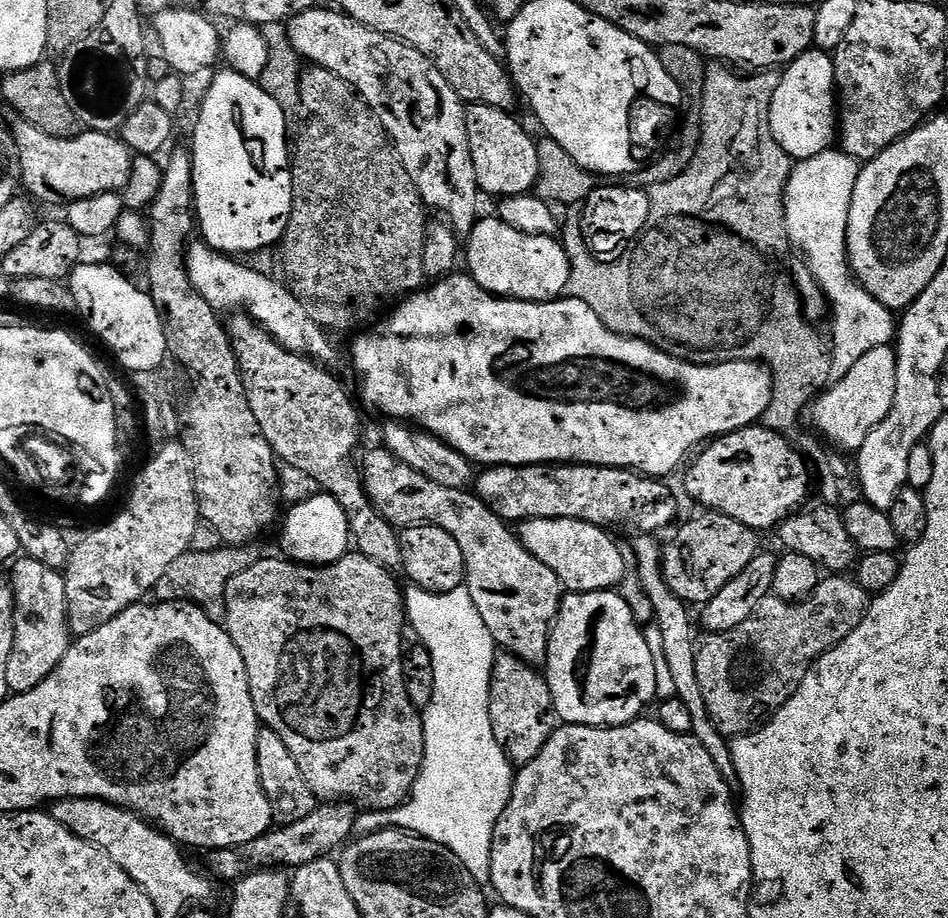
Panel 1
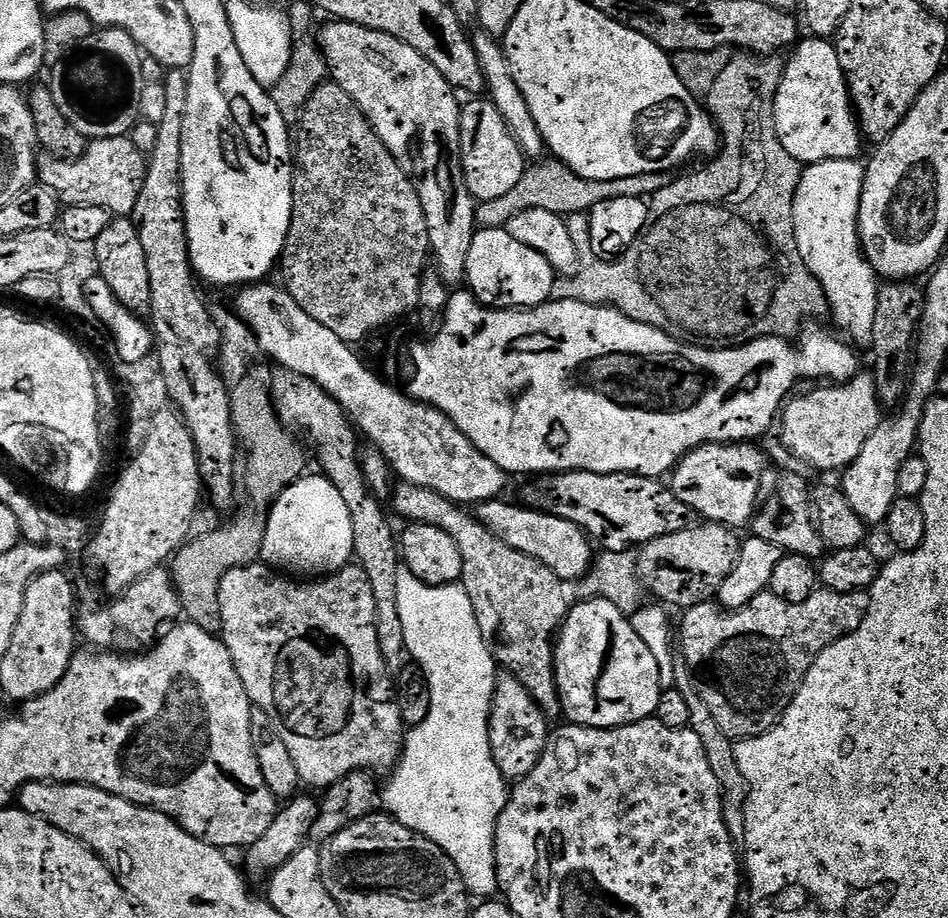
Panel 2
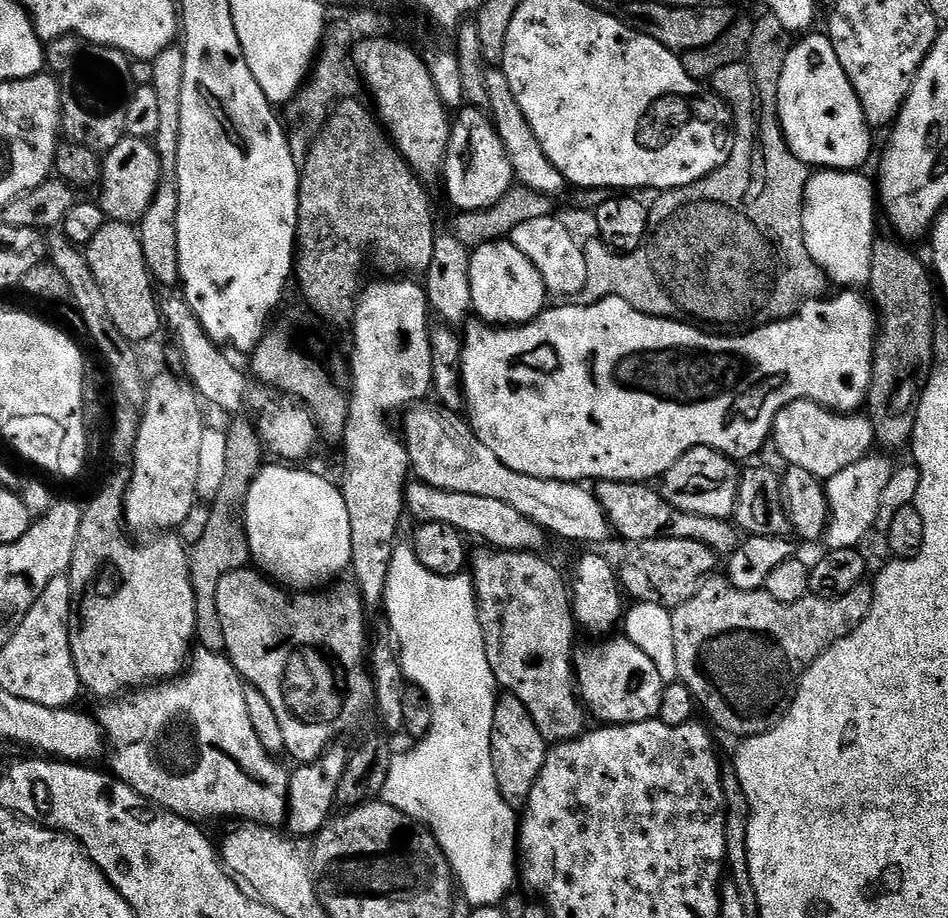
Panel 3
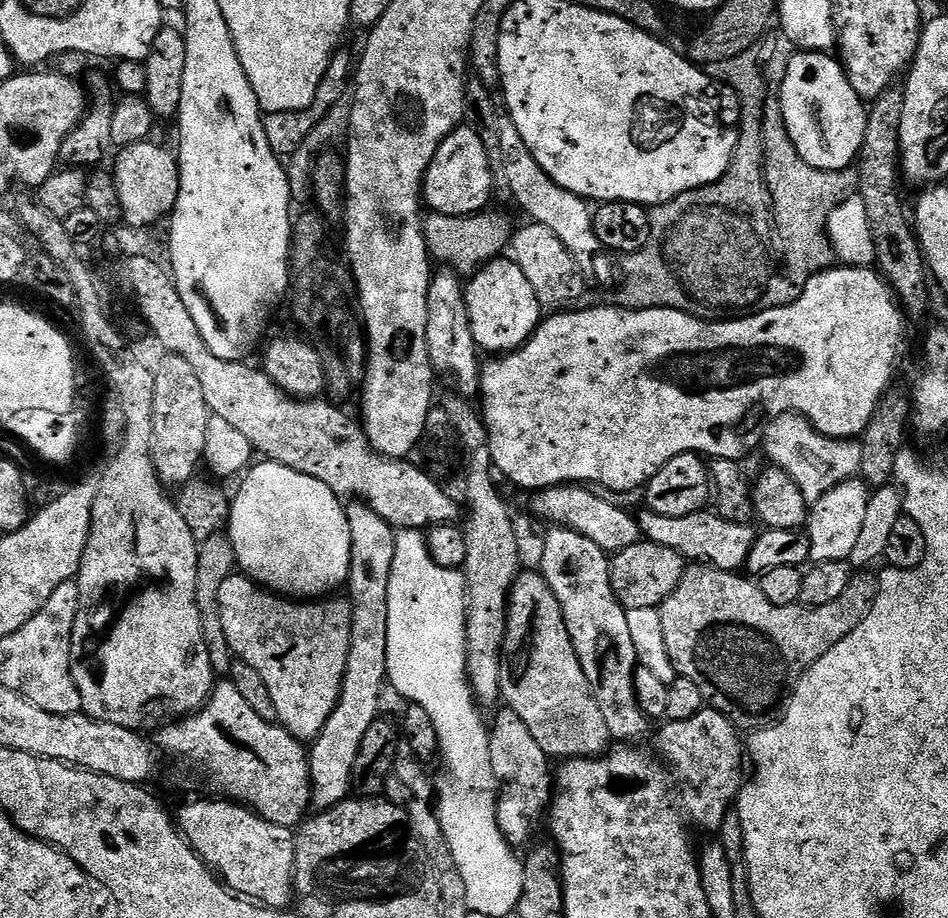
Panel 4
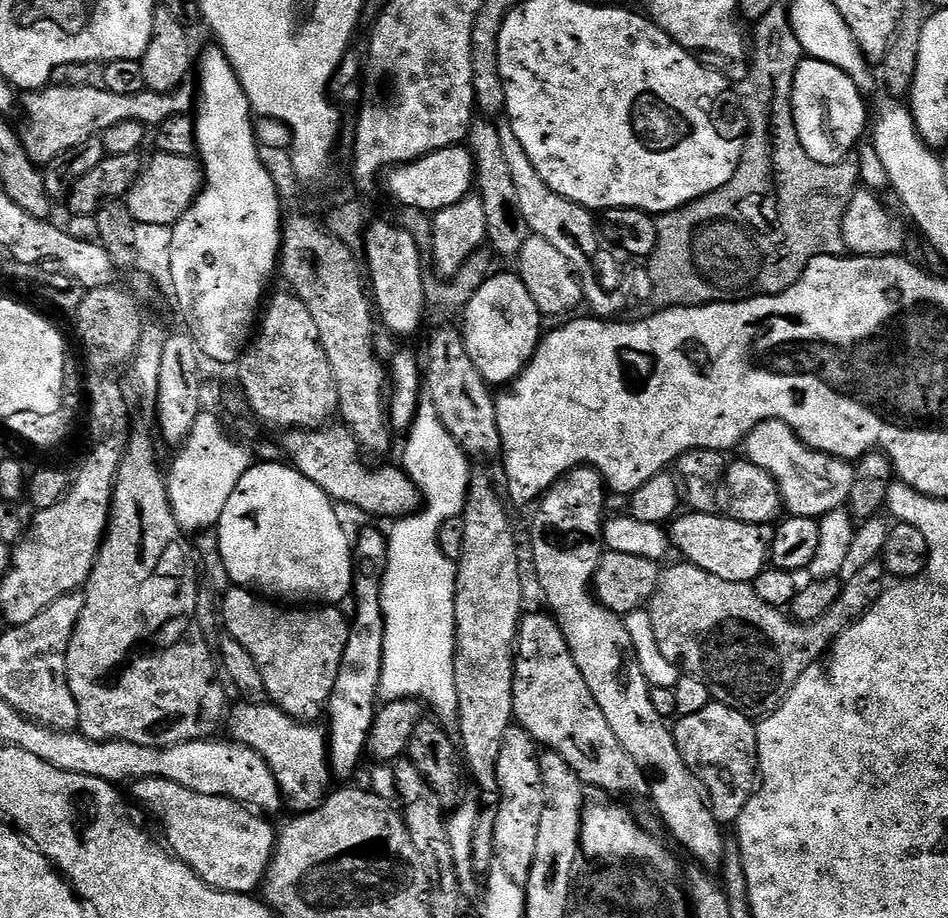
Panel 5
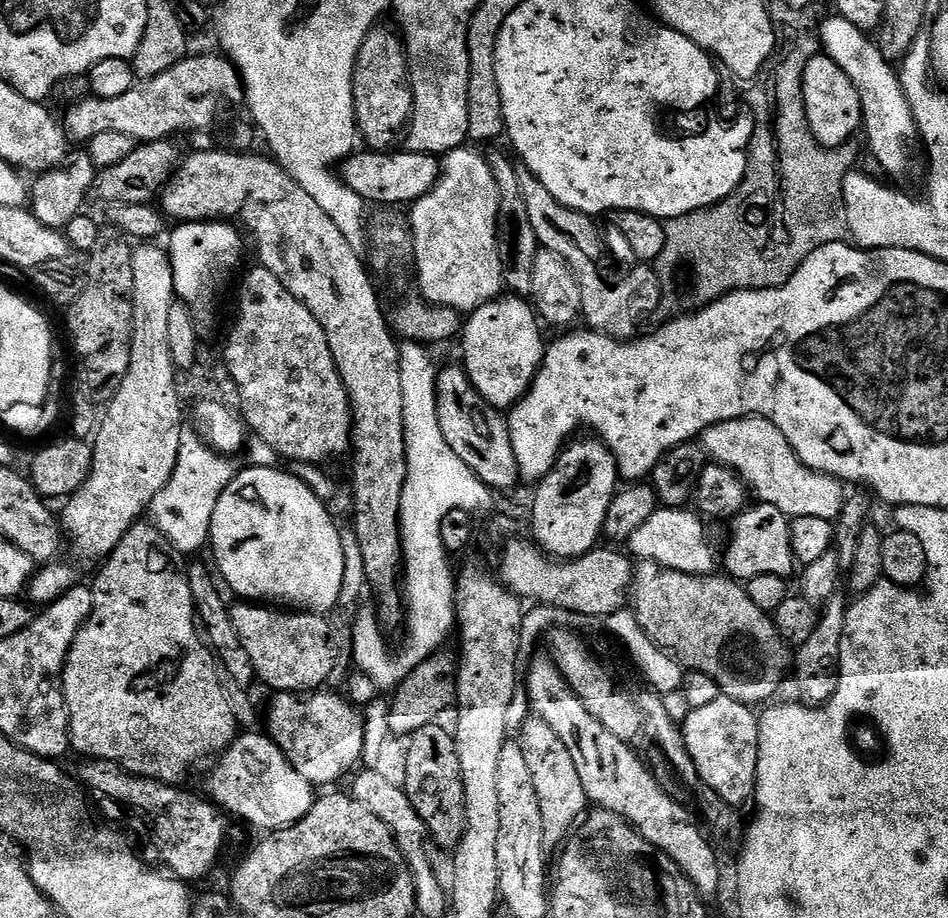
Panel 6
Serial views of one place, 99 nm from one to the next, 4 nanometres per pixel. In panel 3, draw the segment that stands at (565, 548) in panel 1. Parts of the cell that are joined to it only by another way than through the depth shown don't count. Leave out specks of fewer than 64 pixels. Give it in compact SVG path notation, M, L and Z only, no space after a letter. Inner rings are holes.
M412 482L405 491L404 502L407 515L413 516L416 522L442 522L446 526L454 526L465 537L477 536L484 540L480 542L496 550L539 553L546 538L545 530L535 521L514 510L514 506L498 502L498 498L478 498L478 494L458 494L450 490L438 490L429 484Z

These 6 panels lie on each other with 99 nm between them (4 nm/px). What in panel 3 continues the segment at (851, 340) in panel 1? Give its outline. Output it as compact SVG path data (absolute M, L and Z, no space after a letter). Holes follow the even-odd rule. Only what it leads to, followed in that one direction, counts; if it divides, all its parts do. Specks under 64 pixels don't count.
M860 170L813 171L804 195L802 230L806 250L829 281L845 280L843 287L848 290L859 289L870 278L872 247L878 238L878 196L873 181L871 184L864 174Z

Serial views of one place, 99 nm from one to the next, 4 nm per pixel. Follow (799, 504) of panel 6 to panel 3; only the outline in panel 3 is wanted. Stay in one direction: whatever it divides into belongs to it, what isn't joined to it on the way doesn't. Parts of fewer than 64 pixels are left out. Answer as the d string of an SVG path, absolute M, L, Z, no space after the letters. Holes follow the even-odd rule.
M790 400L775 413L770 440L776 443L785 465L802 466L802 470L810 470L810 474L826 482L838 470L846 470L846 466L854 466L854 462L869 455L876 435L867 415L834 412L813 400Z

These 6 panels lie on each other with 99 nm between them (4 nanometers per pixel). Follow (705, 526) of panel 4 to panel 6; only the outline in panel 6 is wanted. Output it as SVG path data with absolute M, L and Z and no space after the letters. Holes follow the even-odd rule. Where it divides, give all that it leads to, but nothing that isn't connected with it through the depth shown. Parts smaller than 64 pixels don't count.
M757 503L755 507L749 507L731 521L732 537L728 540L728 549L722 552L723 571L737 582L746 582L762 574L791 577L792 568L797 567L796 555L790 542L792 520L782 514L778 506Z

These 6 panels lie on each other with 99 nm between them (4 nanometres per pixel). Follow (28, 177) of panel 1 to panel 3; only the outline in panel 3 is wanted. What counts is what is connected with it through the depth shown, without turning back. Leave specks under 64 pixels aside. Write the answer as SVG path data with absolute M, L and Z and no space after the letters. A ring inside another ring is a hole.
M133 136L120 140L102 160L98 203L109 220L133 226L139 225L160 185L160 159L155 147L147 140Z

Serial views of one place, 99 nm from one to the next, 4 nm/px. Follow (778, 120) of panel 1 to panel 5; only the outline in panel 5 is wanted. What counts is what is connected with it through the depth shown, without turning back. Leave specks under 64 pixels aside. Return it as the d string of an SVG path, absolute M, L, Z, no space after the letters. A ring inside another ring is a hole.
M811 58L801 60L794 74L792 113L798 130L798 138L806 150L806 154L810 154L810 158L814 162L841 164L843 160L847 160L853 155L852 147L859 142L863 132L865 135L870 124L870 108L868 112L864 100L866 100L865 93L860 91L860 87L846 73L838 70L838 66L830 66L830 62Z

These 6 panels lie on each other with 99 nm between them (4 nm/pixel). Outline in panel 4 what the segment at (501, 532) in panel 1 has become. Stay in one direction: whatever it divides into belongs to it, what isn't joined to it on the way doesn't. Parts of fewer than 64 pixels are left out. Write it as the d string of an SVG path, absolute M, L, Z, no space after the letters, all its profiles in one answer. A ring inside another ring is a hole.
M536 570L521 571L508 596L500 695L506 707L514 710L514 714L518 714L522 722L526 722L530 735L536 739L538 746L542 746L549 758L556 759L557 756L557 761L563 762L569 758L595 758L609 751L610 737L606 730L606 718L602 718L602 710L582 670L582 662L578 662L574 642L570 642L570 634L562 618L562 606L558 606L554 590L550 590L544 577Z

